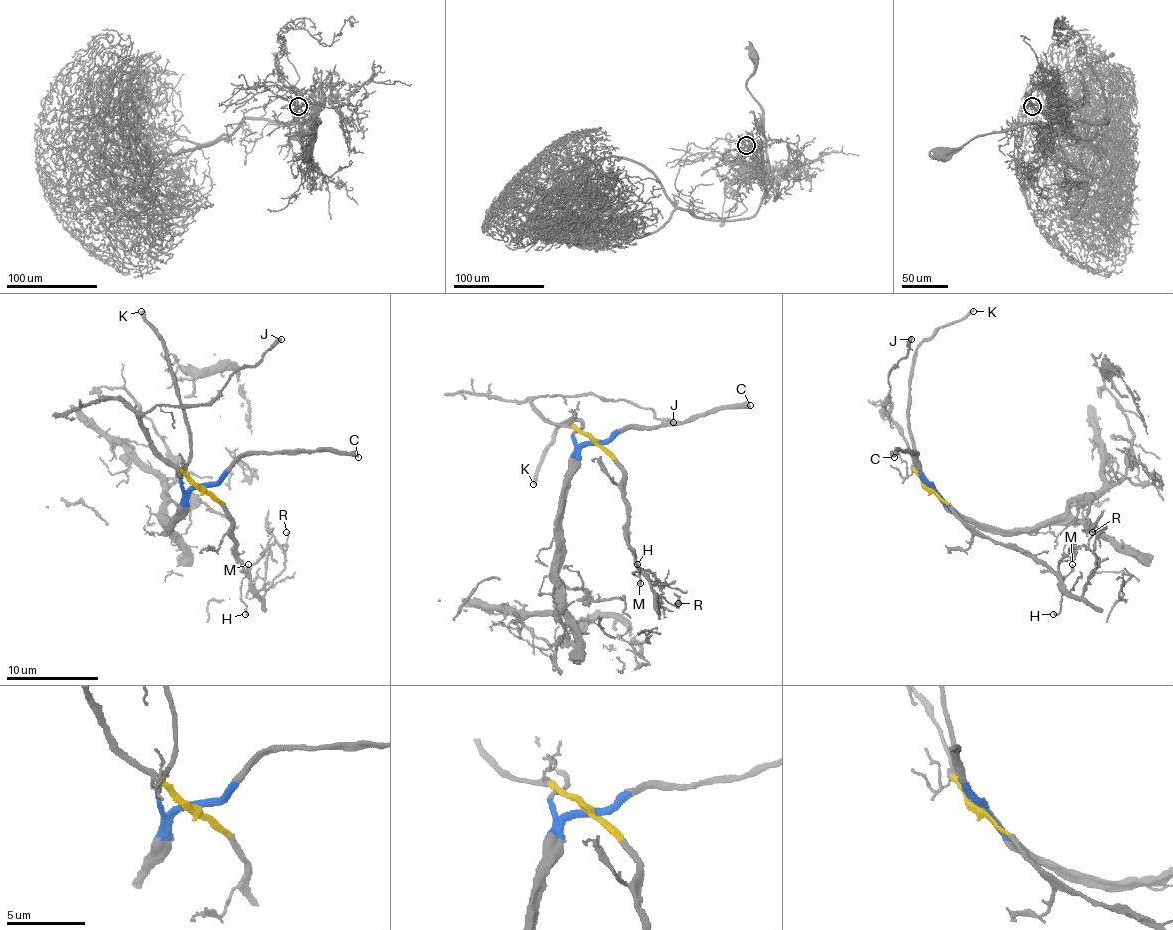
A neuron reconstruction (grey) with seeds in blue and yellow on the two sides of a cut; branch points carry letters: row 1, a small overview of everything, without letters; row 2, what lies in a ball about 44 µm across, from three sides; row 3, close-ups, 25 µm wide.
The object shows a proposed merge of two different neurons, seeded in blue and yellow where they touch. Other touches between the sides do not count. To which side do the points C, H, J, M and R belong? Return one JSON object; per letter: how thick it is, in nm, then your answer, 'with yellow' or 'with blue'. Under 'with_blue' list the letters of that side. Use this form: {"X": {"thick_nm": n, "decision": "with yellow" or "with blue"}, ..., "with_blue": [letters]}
{"C": {"thick_nm": 480, "decision": "with blue"}, "H": {"thick_nm": 150, "decision": "with yellow"}, "J": {"thick_nm": 340, "decision": "with yellow"}, "M": {"thick_nm": 150, "decision": "with yellow"}, "R": {"thick_nm": 140, "decision": "with yellow"}, "with_blue": ["C"]}

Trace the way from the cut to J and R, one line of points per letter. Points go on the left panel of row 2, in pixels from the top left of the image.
J: (201, 487), (183, 476), (160, 453), (139, 418), (158, 405), (206, 405), (235, 372), (258, 363), (281, 338)
R: (201, 487), (231, 519), (235, 556), (261, 597), (284, 567), (286, 533)

